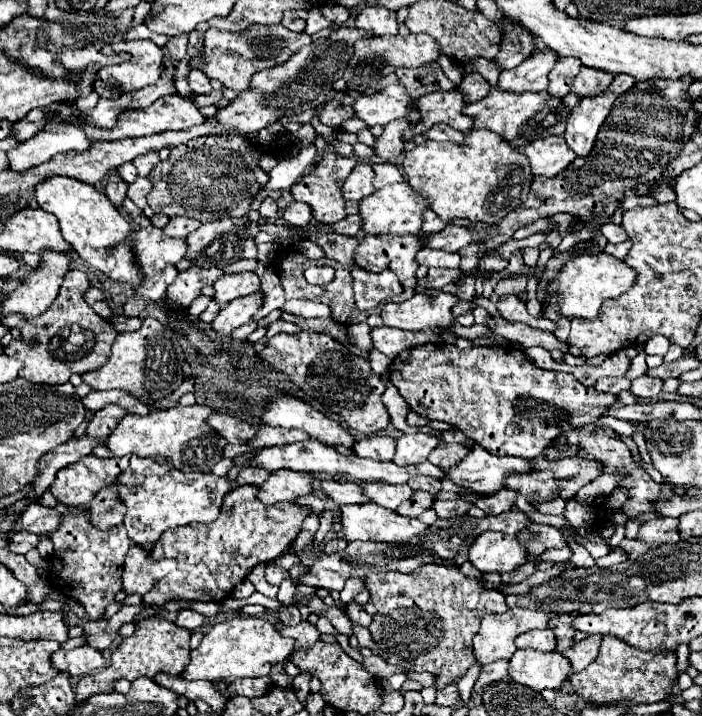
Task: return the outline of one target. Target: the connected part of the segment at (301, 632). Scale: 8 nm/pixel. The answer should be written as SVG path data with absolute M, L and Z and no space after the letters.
M303 621L303 623L295 625L295 627L281 627L279 633L281 633L283 637L291 637L291 639L295 639L295 647L293 647L293 651L309 649L309 647L315 645L315 641L319 641L319 637L321 637L321 633L319 633L309 621Z

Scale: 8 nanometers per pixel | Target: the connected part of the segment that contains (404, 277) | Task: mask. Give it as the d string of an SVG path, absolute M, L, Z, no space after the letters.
M365 235L355 249L355 263L371 273L381 273L391 269L397 273L399 283L403 285L403 293L395 297L395 301L409 299L415 293L415 253L423 247L419 235L403 235L403 237L371 237Z

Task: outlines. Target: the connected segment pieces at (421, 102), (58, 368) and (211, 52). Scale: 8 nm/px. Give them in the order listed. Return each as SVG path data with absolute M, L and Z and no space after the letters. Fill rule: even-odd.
M457 89L443 91L443 93L429 93L417 99L417 107L421 113L421 121L407 127L403 131L403 141L411 141L415 135L427 133L433 125L445 123L459 131L471 129L471 117L463 115L463 107L467 103L463 101L463 95Z
M71 269L63 279L59 295L43 315L27 320L13 314L2 319L3 325L16 327L23 335L21 339L15 339L11 343L15 357L23 361L23 369L19 371L19 377L31 383L59 385L59 383L67 383L73 373L81 375L81 373L99 369L101 365L107 363L117 331L109 321L99 317L83 301L85 289L89 289L87 275L79 269ZM31 343L35 345L31 347Z
M253 25L251 29L247 29L243 33L209 29L205 33L205 47L203 47L205 59L201 61L199 69L209 79L215 79L223 87L241 93L243 89L247 89L247 81L251 81L253 73L257 73L259 69L271 69L275 65L281 65L283 61L287 61L287 57L291 57L291 53L295 53L297 49L301 49L307 43L311 43L311 35L293 33L293 31L285 29L283 25L273 25L273 27Z

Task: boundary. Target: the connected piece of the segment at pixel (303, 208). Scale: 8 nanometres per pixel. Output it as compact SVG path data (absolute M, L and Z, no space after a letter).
M291 201L291 203L283 209L283 219L285 219L289 225L301 227L301 225L309 223L313 217L311 217L311 213L309 213L307 205L297 203L297 201Z

